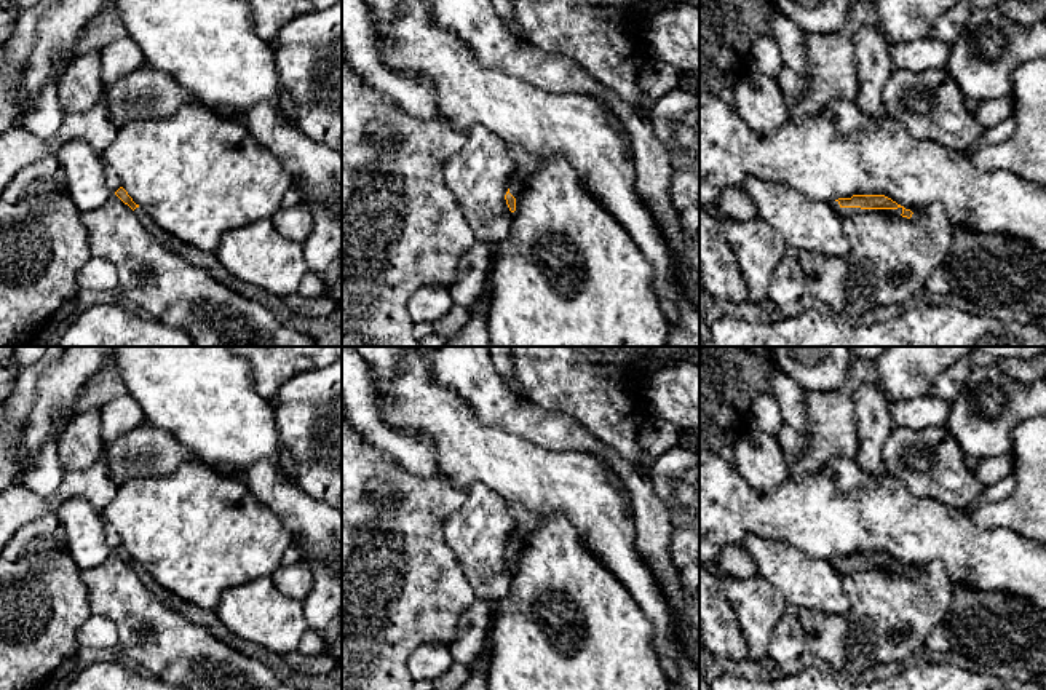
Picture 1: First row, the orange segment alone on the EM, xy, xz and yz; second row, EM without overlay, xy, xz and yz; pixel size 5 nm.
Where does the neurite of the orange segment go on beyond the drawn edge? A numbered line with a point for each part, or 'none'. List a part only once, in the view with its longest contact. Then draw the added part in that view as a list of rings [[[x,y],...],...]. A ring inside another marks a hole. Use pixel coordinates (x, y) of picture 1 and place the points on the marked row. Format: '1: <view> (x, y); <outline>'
1: yz (842, 211); [[[832,201],[830,206],[832,206],[832,209],[834,209],[840,217],[848,217],[848,216],[853,216],[853,214],[858,214],[858,212],[864,212],[864,211],[889,211],[889,212],[894,212],[894,214],[902,214],[902,208],[897,208],[897,209],[842,208],[842,206],[838,204],[838,201]]]

